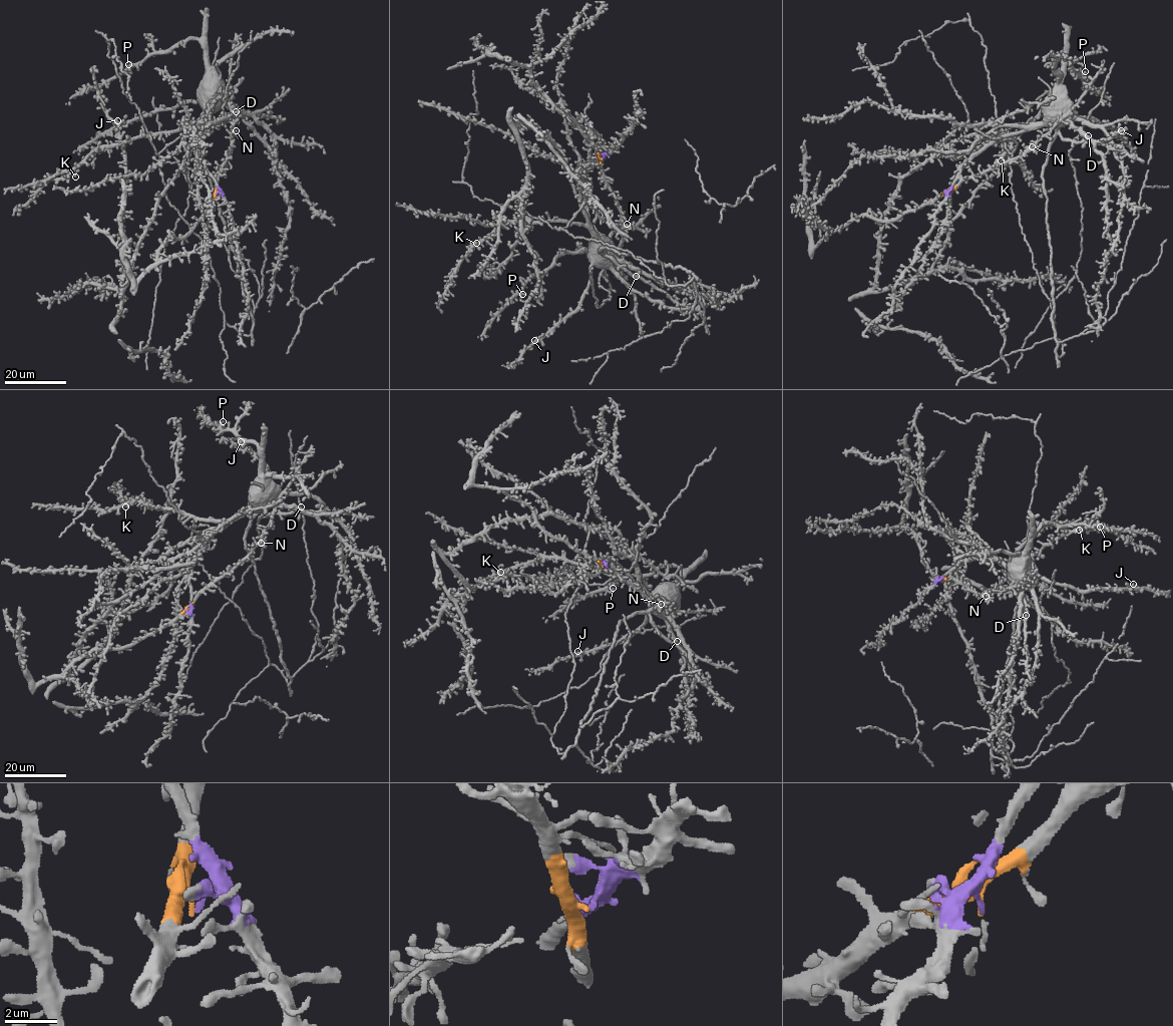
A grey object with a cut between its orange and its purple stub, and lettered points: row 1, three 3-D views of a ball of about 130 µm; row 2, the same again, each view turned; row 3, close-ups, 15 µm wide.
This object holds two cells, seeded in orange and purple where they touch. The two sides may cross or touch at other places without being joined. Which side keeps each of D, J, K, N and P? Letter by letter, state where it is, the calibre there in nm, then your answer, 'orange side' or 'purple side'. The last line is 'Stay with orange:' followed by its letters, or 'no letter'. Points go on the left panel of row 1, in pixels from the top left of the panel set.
D: at (236, 111); 360 nm thick; purple side
J: at (117, 120); 220 nm thick; purple side
K: at (75, 177); 440 nm thick; purple side
N: at (236, 130); 280 nm thick; orange side
P: at (128, 64); 360 nm thick; purple side
Stay with orange: N

